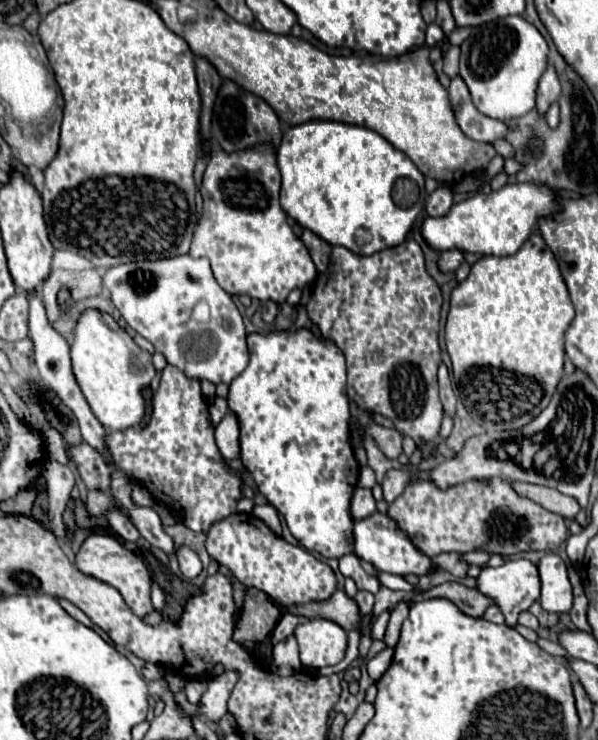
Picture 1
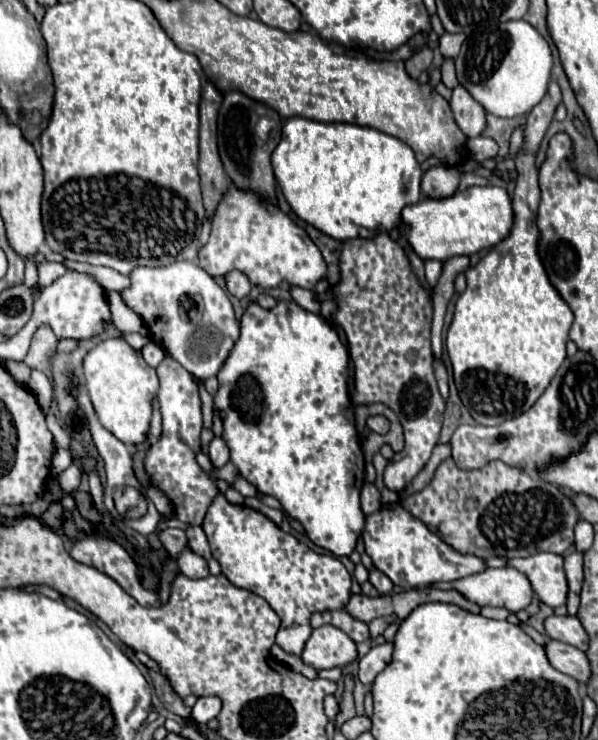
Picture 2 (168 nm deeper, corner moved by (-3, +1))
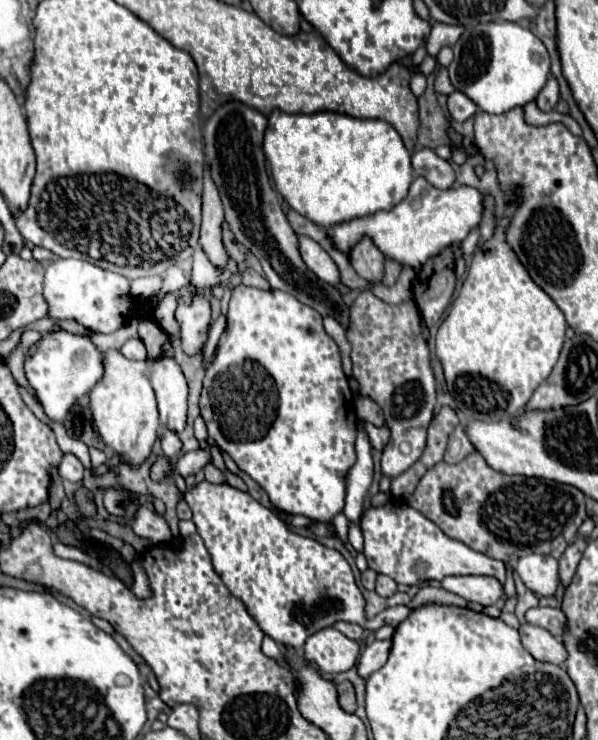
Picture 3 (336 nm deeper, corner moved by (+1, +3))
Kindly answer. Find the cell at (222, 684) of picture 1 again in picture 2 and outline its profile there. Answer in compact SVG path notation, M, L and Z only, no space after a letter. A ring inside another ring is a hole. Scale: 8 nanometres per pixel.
M206 696L206 698L198 698L198 702L192 708L192 718L198 724L206 724L212 718L216 718L222 710L222 700L218 696Z

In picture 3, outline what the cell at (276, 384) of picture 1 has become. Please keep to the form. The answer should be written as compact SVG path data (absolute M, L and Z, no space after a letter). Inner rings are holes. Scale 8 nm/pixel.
M238 284L236 288L232 288L232 298L228 304L226 320L228 320L226 330L220 336L220 342L218 342L218 348L210 362L210 368L206 368L204 390L200 396L200 412L208 426L208 434L214 438L216 446L222 452L226 452L244 474L248 474L252 480L256 480L264 488L264 492L270 496L270 500L276 508L284 510L286 514L304 514L318 522L330 522L344 508L344 484L346 484L348 470L356 462L354 440L356 440L356 428L358 428L358 418L354 412L354 394L352 394L352 390L348 386L348 378L342 370L338 344L324 332L322 316L314 308L308 308L306 304L300 304L292 294L274 290L274 288L262 290L262 288Z

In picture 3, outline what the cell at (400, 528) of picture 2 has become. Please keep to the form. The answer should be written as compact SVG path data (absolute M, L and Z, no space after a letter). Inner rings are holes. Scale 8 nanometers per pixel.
M392 498L380 508L370 508L360 520L364 534L364 554L368 566L378 574L386 574L398 584L422 584L426 580L442 580L446 576L482 574L492 576L500 584L506 582L506 564L486 554L474 552L466 544L448 538L434 522L410 508L404 500Z

